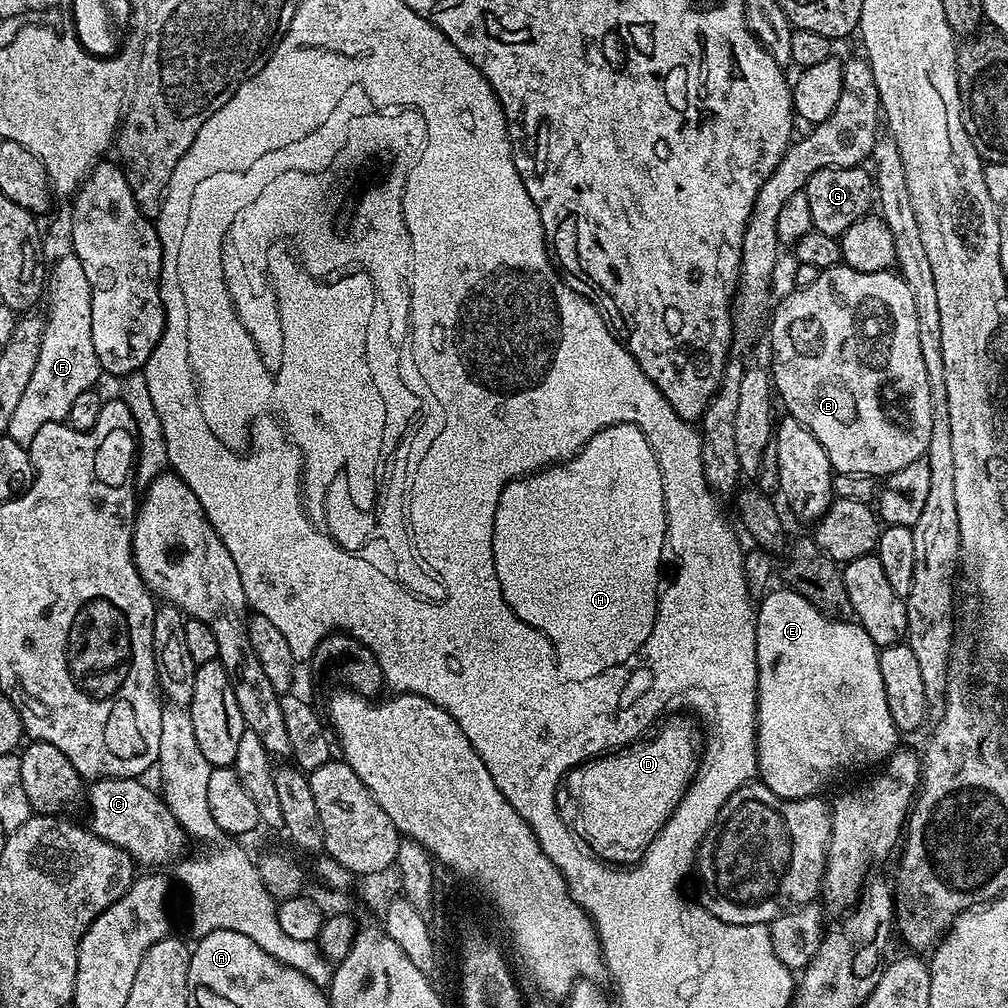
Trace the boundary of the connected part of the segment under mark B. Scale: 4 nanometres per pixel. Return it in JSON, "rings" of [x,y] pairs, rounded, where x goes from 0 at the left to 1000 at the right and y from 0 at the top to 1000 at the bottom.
{"rings":[[[836,260],[828,266],[813,269],[808,280],[798,285],[791,285],[774,303],[769,303],[764,313],[764,329],[766,325],[766,361],[764,372],[769,392],[779,401],[781,412],[788,414],[819,446],[819,454],[823,454],[826,469],[859,470],[866,474],[876,474],[885,468],[895,466],[895,462],[903,462],[903,458],[914,455],[921,447],[923,438],[923,379],[919,379],[919,359],[915,359],[915,347],[911,343],[911,312],[907,312],[907,296],[903,296],[903,284],[888,269],[852,270],[840,266]]]}

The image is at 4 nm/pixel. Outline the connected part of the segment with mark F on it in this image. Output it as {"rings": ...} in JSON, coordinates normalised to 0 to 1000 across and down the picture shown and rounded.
{"rings":[[[64,249],[64,254],[56,258],[47,271],[46,286],[52,290],[49,310],[46,310],[42,343],[38,351],[38,363],[34,363],[34,372],[26,388],[14,406],[10,415],[8,433],[14,438],[25,442],[31,440],[34,431],[47,421],[58,421],[66,418],[69,403],[87,385],[95,385],[95,376],[101,372],[97,359],[97,351],[93,349],[93,331],[89,319],[89,280],[85,276],[85,268],[81,268],[81,260],[74,250]]]}

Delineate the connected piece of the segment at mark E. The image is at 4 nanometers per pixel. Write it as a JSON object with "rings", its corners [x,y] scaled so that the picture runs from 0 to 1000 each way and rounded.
{"rings":[[[763,586],[753,596],[750,604],[750,656],[752,657],[752,677],[750,678],[750,760],[753,773],[772,792],[777,794],[800,794],[814,789],[813,785],[828,772],[832,766],[841,766],[852,758],[869,758],[880,755],[891,741],[891,727],[887,720],[887,712],[883,712],[883,700],[879,700],[879,685],[875,681],[875,673],[871,665],[873,652],[869,639],[859,629],[855,620],[841,613],[816,611],[811,603],[791,587]]]}

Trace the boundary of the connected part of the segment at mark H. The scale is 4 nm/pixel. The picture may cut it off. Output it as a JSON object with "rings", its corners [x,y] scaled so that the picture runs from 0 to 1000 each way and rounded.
{"rings":[[[605,421],[596,429],[589,431],[585,438],[571,452],[559,460],[549,460],[529,468],[515,476],[508,476],[496,491],[494,506],[490,510],[490,530],[488,531],[490,546],[490,565],[494,569],[494,577],[498,581],[498,589],[518,613],[518,617],[534,625],[548,639],[548,649],[552,652],[552,668],[561,677],[577,677],[581,673],[589,673],[598,667],[606,668],[607,663],[619,659],[634,648],[635,642],[645,633],[645,625],[651,616],[651,600],[657,586],[655,575],[655,559],[661,556],[661,510],[659,509],[659,491],[657,490],[657,470],[653,466],[653,458],[645,438],[641,438],[641,431],[631,421]]]}

